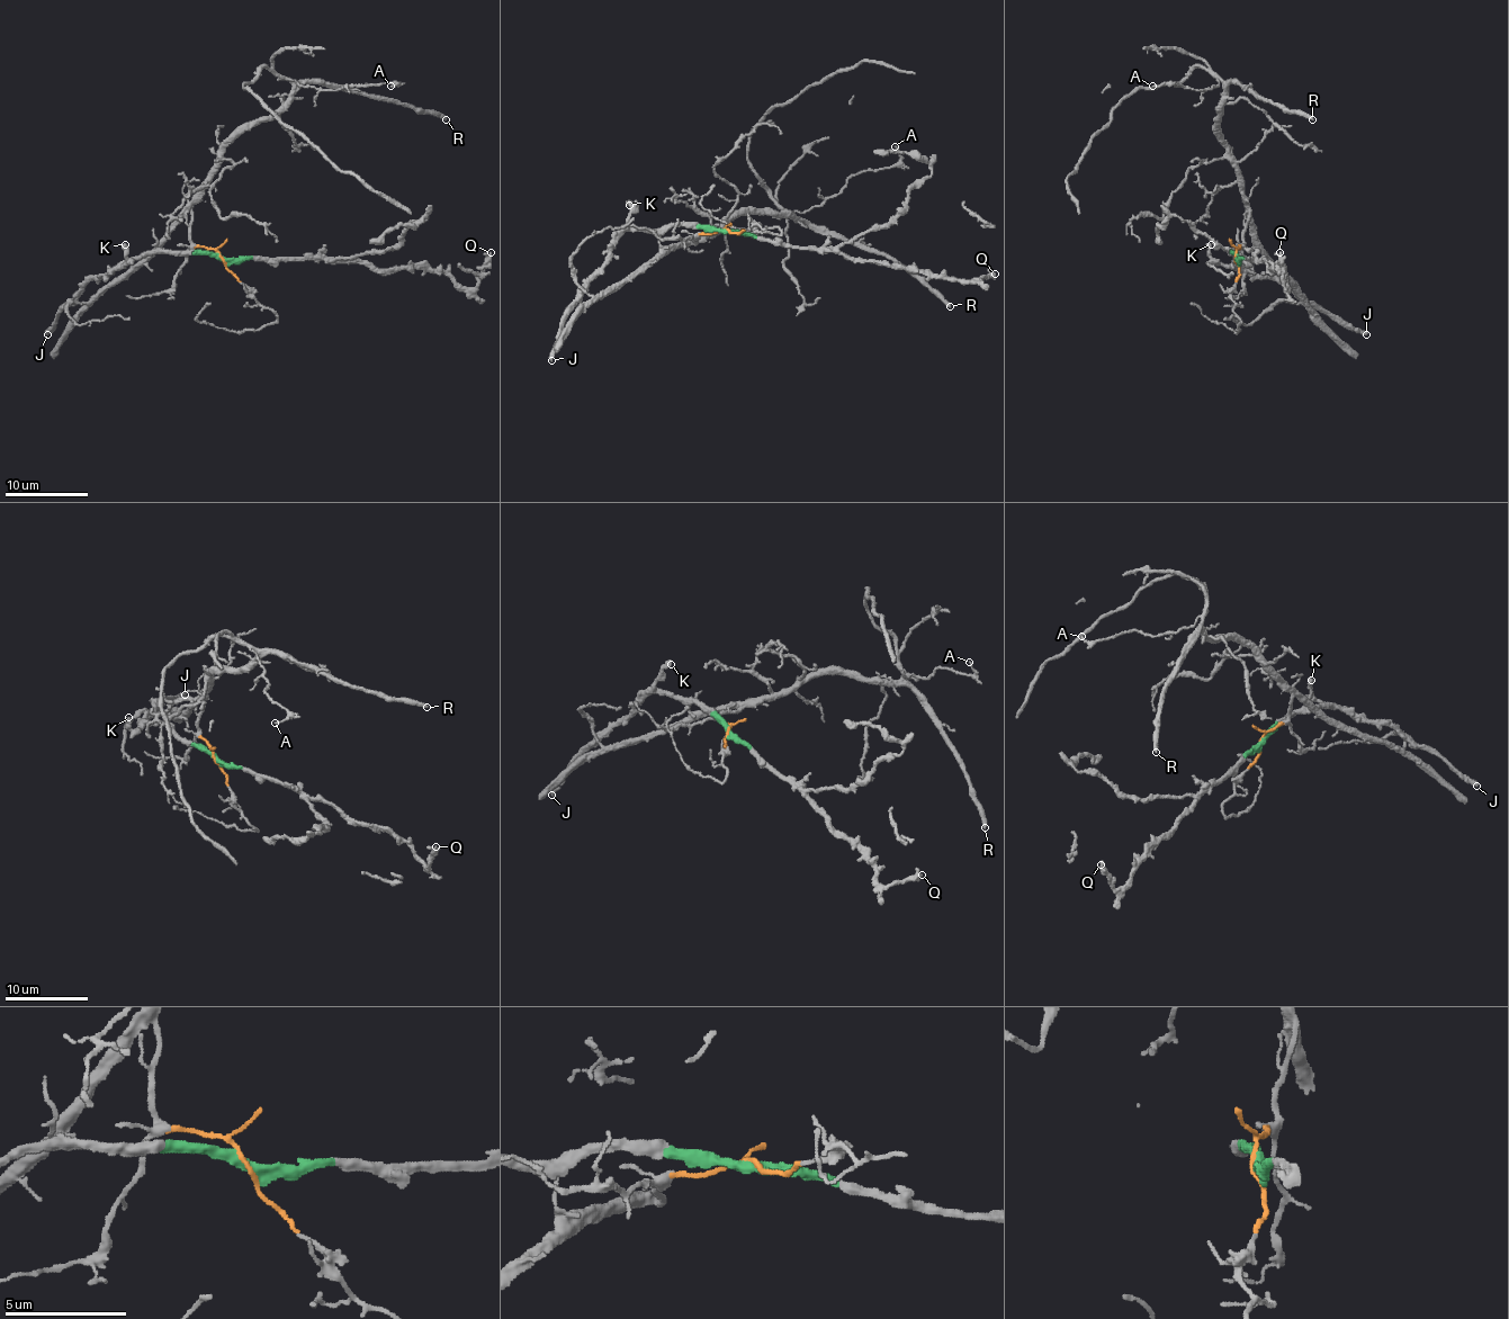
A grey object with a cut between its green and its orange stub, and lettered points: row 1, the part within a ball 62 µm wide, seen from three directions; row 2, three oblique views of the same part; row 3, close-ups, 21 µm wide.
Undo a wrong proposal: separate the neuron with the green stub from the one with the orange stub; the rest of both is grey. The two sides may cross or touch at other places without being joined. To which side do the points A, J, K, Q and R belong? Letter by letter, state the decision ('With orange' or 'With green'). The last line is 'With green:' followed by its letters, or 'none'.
A: With orange
J: With green
K: With green
Q: With green
R: With orange
With green: J, K, Q

